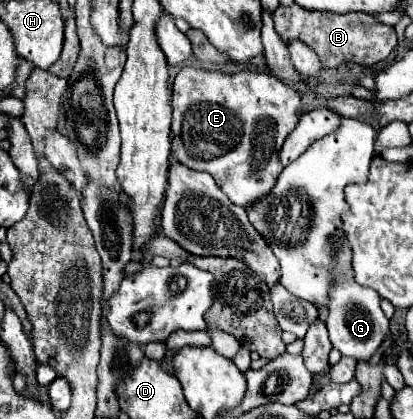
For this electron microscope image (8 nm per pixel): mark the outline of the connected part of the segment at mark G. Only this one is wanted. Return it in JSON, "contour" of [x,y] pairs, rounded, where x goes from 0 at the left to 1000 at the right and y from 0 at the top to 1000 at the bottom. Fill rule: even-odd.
{"contour":[[[816,666],[806,675],[797,709],[801,723],[797,723],[792,785],[806,828],[821,833],[826,847],[855,852],[864,862],[903,857],[942,795],[942,761],[918,733],[923,709],[903,690],[874,685],[860,671],[835,671],[835,666]]]}

